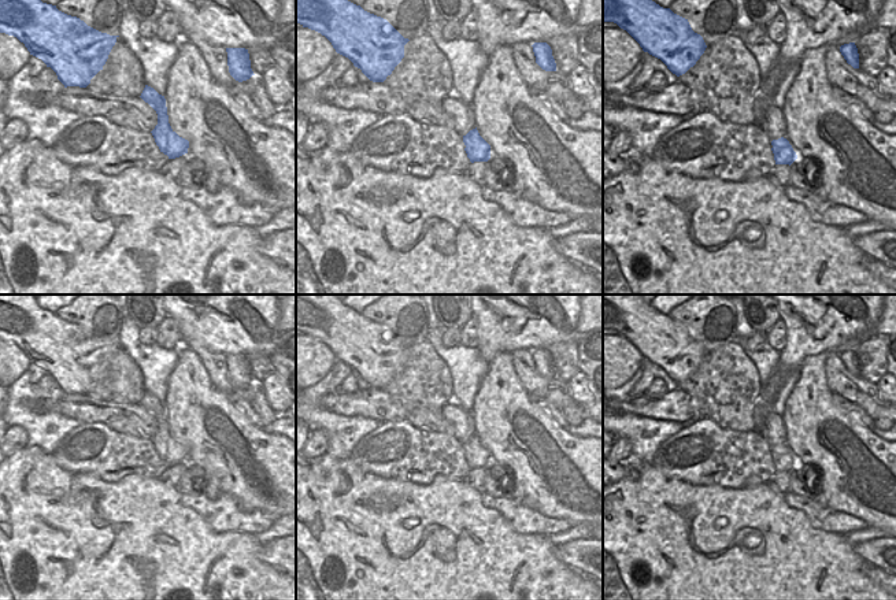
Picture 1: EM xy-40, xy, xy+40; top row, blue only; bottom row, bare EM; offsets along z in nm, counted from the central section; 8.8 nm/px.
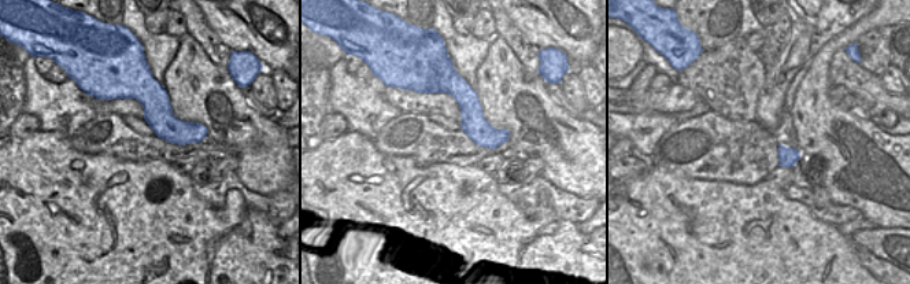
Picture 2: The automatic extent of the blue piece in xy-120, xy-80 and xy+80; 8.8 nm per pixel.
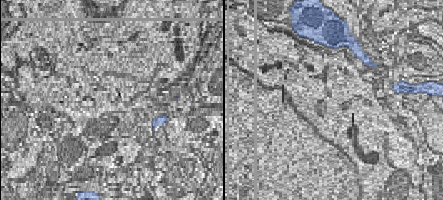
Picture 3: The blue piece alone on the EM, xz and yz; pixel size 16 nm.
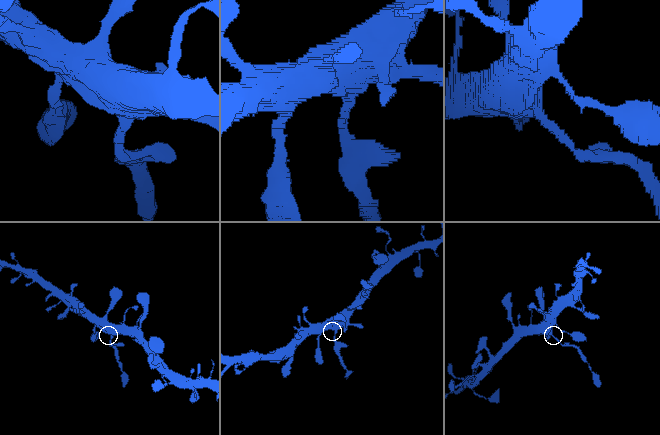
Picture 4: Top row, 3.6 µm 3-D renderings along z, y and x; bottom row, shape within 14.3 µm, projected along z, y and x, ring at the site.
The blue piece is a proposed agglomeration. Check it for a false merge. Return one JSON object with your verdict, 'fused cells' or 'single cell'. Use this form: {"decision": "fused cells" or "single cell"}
{"decision": "fused cells"}

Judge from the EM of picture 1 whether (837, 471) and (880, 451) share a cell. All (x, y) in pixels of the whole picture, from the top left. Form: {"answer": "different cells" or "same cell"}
{"answer": "same cell"}

